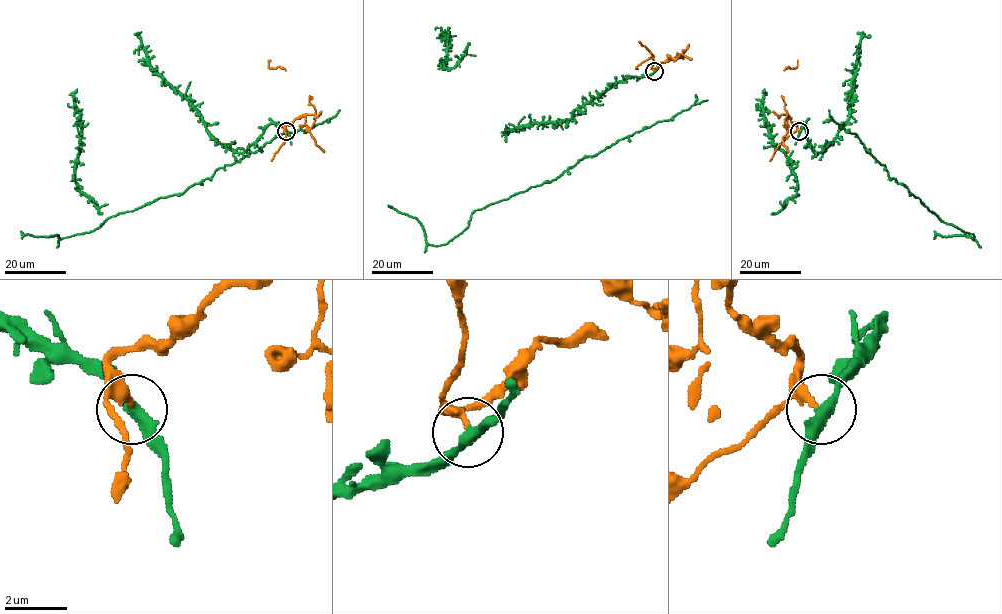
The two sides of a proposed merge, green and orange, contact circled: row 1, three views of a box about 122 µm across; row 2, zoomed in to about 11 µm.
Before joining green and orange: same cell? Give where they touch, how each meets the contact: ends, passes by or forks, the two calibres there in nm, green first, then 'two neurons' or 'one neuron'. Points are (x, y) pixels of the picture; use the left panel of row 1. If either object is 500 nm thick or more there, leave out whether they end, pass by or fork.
at (286, 131); green passes by; orange ends there; 340 nm thick on the green side, 300 nm on the other; two neurons

